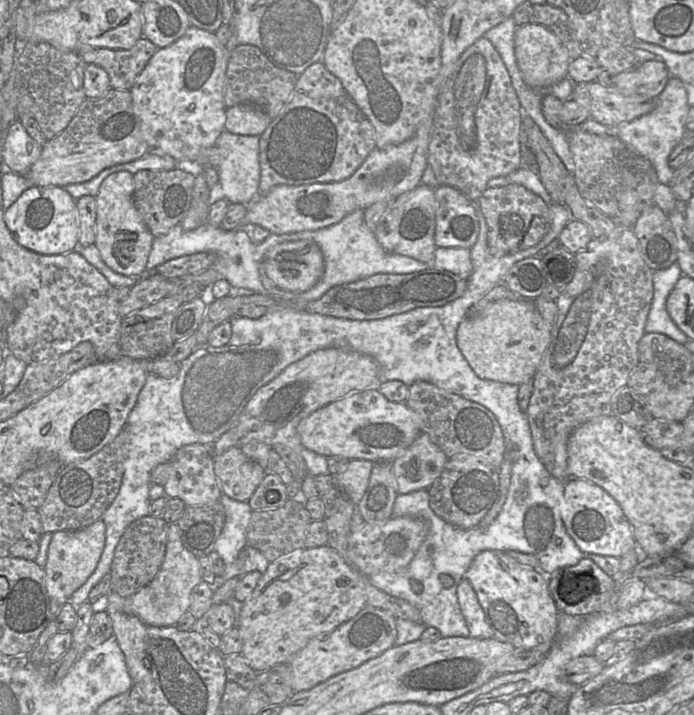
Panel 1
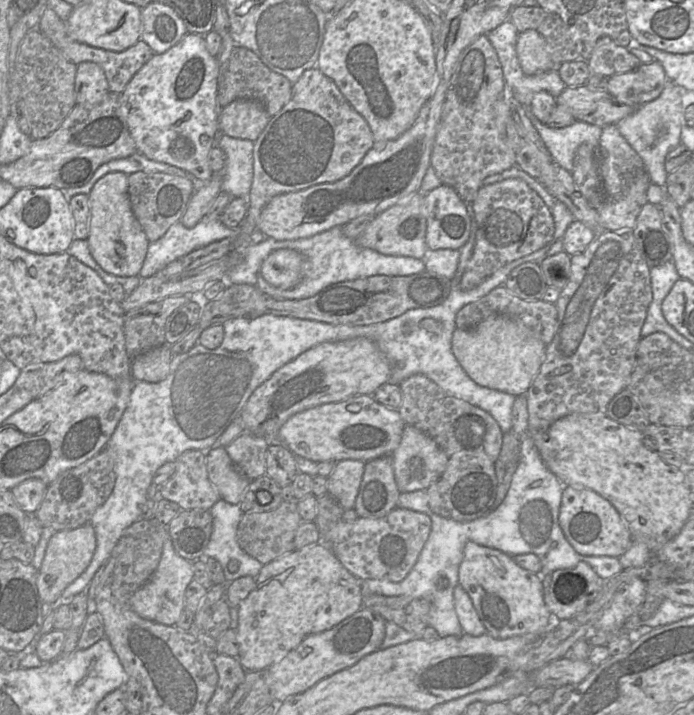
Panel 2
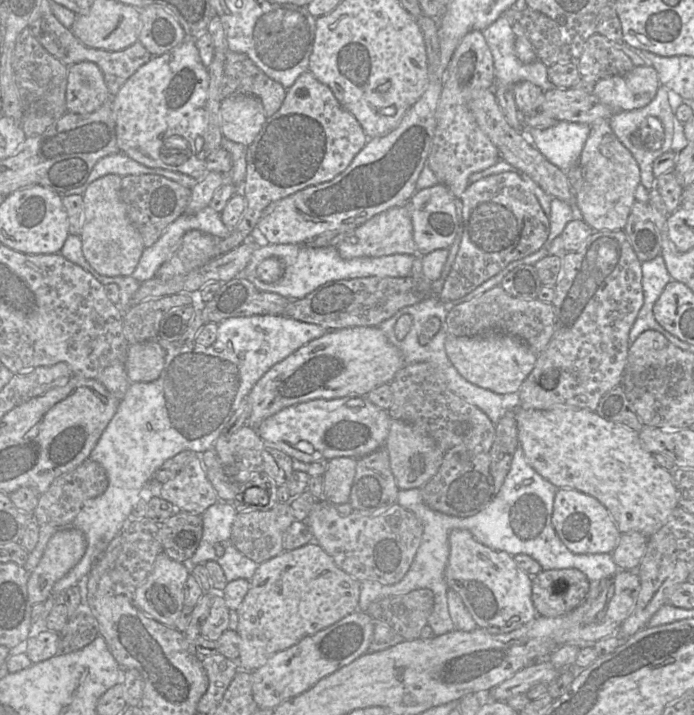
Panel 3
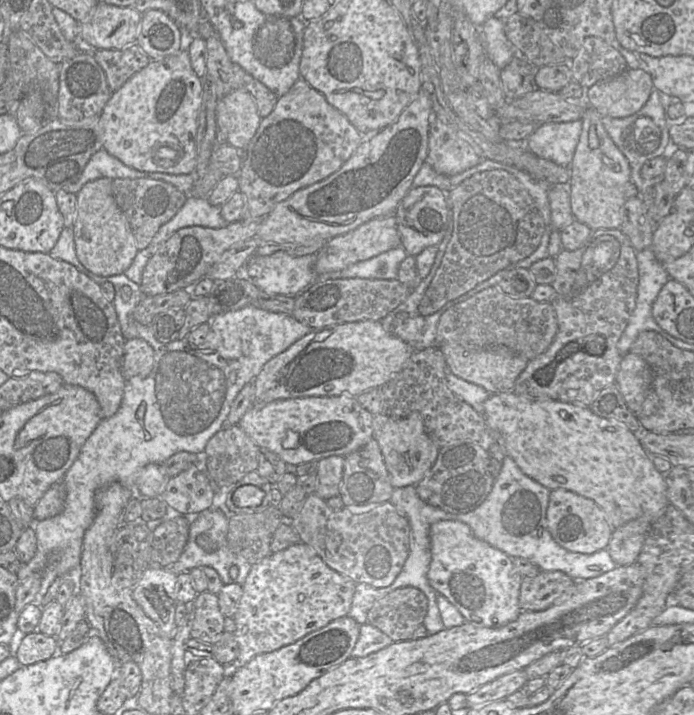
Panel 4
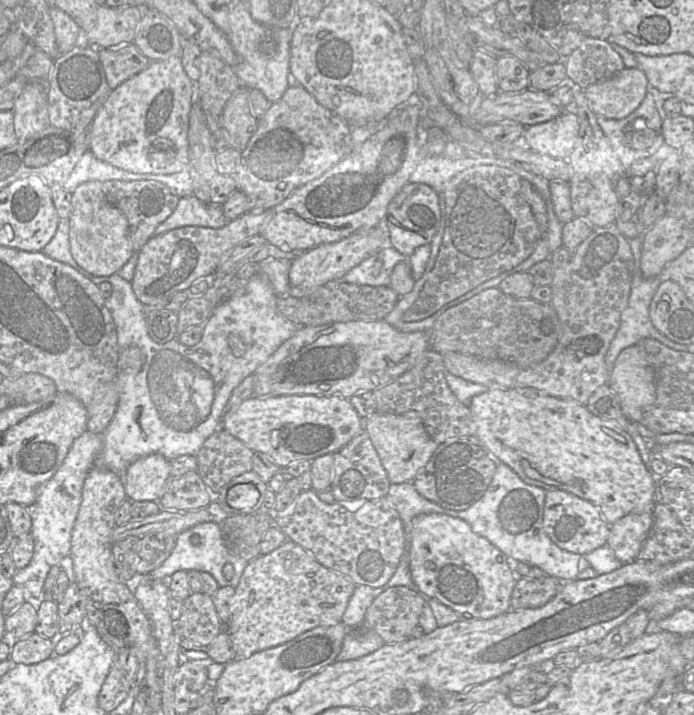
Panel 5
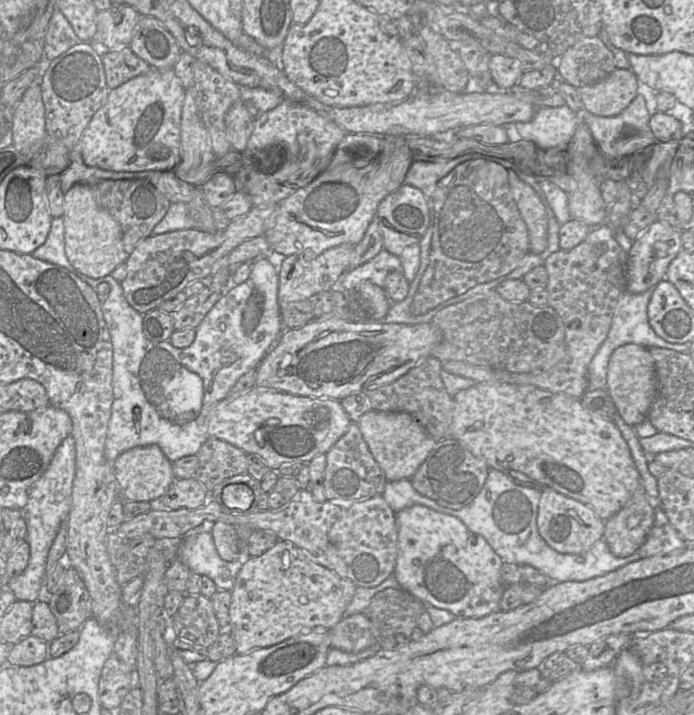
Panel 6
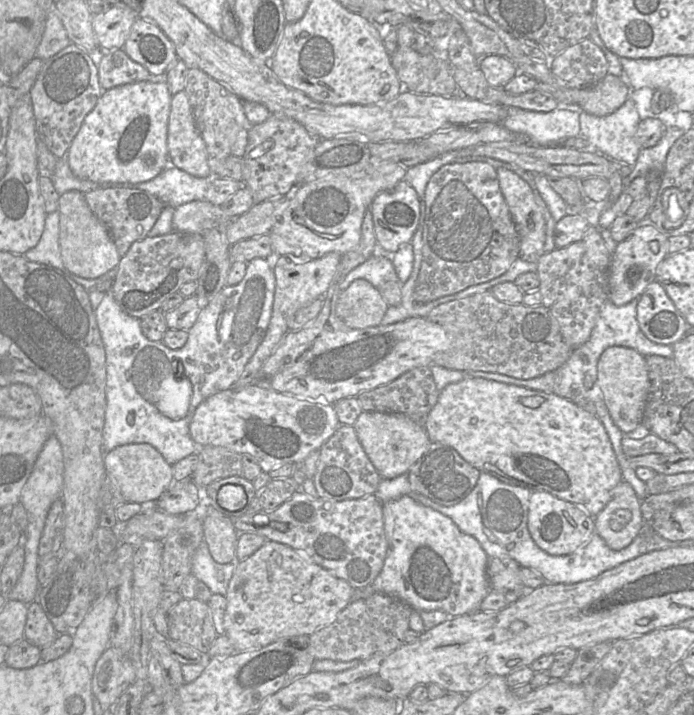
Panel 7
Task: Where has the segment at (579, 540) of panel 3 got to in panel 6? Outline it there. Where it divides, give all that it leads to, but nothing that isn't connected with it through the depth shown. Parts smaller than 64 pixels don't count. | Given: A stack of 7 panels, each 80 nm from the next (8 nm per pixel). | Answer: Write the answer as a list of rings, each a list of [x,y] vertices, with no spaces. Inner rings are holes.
[[[556,491],[541,493],[537,512],[537,529],[542,539],[555,551],[564,554],[581,554],[603,539],[605,522],[588,505]]]

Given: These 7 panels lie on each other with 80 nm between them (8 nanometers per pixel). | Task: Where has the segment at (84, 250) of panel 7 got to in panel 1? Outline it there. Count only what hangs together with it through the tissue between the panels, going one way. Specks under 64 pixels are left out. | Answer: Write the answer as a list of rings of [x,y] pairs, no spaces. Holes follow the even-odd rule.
[[[127,171],[107,176],[96,195],[96,239],[94,245],[105,264],[114,272],[139,278],[146,272],[154,236],[135,207],[133,175]]]

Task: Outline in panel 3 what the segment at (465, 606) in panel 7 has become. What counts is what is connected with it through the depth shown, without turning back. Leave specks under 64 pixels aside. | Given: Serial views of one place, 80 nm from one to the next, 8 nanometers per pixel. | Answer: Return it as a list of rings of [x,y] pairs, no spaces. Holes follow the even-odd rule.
[[[454,529],[450,532],[449,547],[445,580],[449,589],[454,590],[461,597],[479,628],[492,634],[509,633],[538,616],[531,598],[532,577],[516,564],[514,556],[482,544],[466,529]]]

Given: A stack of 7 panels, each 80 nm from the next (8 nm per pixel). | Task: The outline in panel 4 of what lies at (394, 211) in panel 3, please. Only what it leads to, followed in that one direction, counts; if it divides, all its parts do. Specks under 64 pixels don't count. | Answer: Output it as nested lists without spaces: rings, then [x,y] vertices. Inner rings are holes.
[[[394,214],[375,218],[348,233],[328,240],[316,253],[315,272],[318,276],[322,276],[340,271],[349,265],[370,259],[399,246],[401,246],[401,238]]]

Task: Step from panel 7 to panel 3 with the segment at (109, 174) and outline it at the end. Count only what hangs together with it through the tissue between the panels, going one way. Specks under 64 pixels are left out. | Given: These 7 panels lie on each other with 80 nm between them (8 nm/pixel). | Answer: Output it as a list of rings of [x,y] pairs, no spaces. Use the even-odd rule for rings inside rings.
[[[186,38],[170,51],[152,56],[111,96],[116,121],[117,145],[121,153],[149,168],[162,168],[201,179],[207,171],[205,109],[209,87],[208,69],[202,64],[193,38]]]

